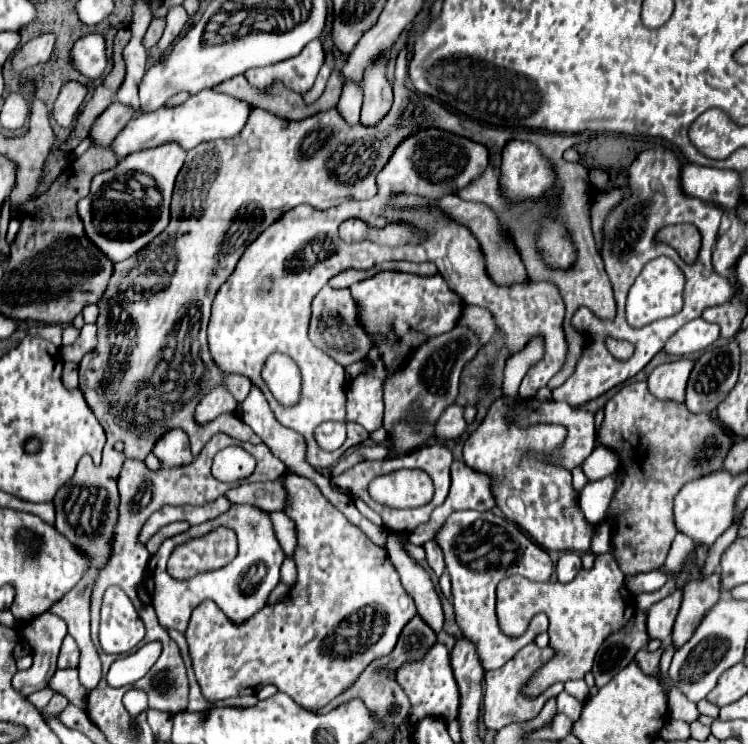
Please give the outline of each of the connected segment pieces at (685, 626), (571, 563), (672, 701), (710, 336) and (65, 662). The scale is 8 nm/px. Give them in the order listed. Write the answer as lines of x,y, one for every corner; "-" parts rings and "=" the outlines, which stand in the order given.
714,572
708,578
690,580
682,588
682,606
674,624
676,648
682,646
692,636
700,620
704,618
704,612
708,612
708,608
712,608
716,600
720,600
720,574
718,572
=
566,552
560,556
560,560
556,564
556,576
560,582
572,582
580,568
582,568
580,556
576,552
=
672,684
670,686
670,698
668,698
668,712
670,712
670,718
680,718
684,722
694,722
700,718
700,712
698,712
698,706
694,702
690,702
684,694
680,694
=
696,318
688,324
684,324
664,346
664,350
668,354
674,356
686,356
686,354
694,354
698,350
708,348
712,342
718,340
718,332
720,328
712,322
706,322
704,318
=
72,636
64,638
64,644
60,648
60,656
58,656
58,666
60,668
76,668
80,660
80,650
76,646
76,642
72,640

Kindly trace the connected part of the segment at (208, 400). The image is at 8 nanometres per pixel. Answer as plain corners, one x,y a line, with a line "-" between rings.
216,388
216,390
212,390
210,394
206,394
200,400
200,404
196,408
196,420
200,424
204,424
204,422
214,420
222,412
235,412
236,410
237,402
232,401
232,397
229,397
229,392
226,392
224,388

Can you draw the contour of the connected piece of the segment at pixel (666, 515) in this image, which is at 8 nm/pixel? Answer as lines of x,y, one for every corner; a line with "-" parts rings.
632,382
606,402
598,444
610,446
620,454
620,468
624,472
624,482
616,490
616,498
610,506
610,516
616,520
616,528
612,532
612,546
616,550
614,558
626,576
656,570
664,564
676,536
676,524
672,520
672,500
676,492
680,492
686,482
720,470
722,460
732,446
732,436
714,420
712,414
694,414
684,404
662,402
648,392
646,382

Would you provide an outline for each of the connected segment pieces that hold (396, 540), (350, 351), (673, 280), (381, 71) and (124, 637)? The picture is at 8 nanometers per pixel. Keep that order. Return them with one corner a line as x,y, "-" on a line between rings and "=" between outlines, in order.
394,532
388,534
386,548
394,568
402,578
402,586
414,598
418,614
430,624
434,632
440,632
444,624
444,612
442,612
442,602
436,592
436,586
430,580
430,574
418,562
414,562
414,558
406,552
404,546
406,546
404,538
400,538
=
328,284
316,294
312,302
312,318
310,318
308,336
314,346
320,346
324,352
328,352
328,356
332,356
344,368
364,358
368,348
372,346
370,338
364,336
364,330
360,330
356,322
356,306
350,296
350,290
348,288
334,290
=
660,256
652,262
648,262
628,292
628,300
626,300
628,324
632,328
642,328
642,326
646,326
658,318
678,314
683,307
684,286
685,276
670,258
=
378,56
364,72
364,106
360,120
364,124
376,124
392,106
392,84
386,78
388,56
=
110,586
104,594
100,620
100,646
108,654
126,654
144,636
144,622
140,620
130,598

